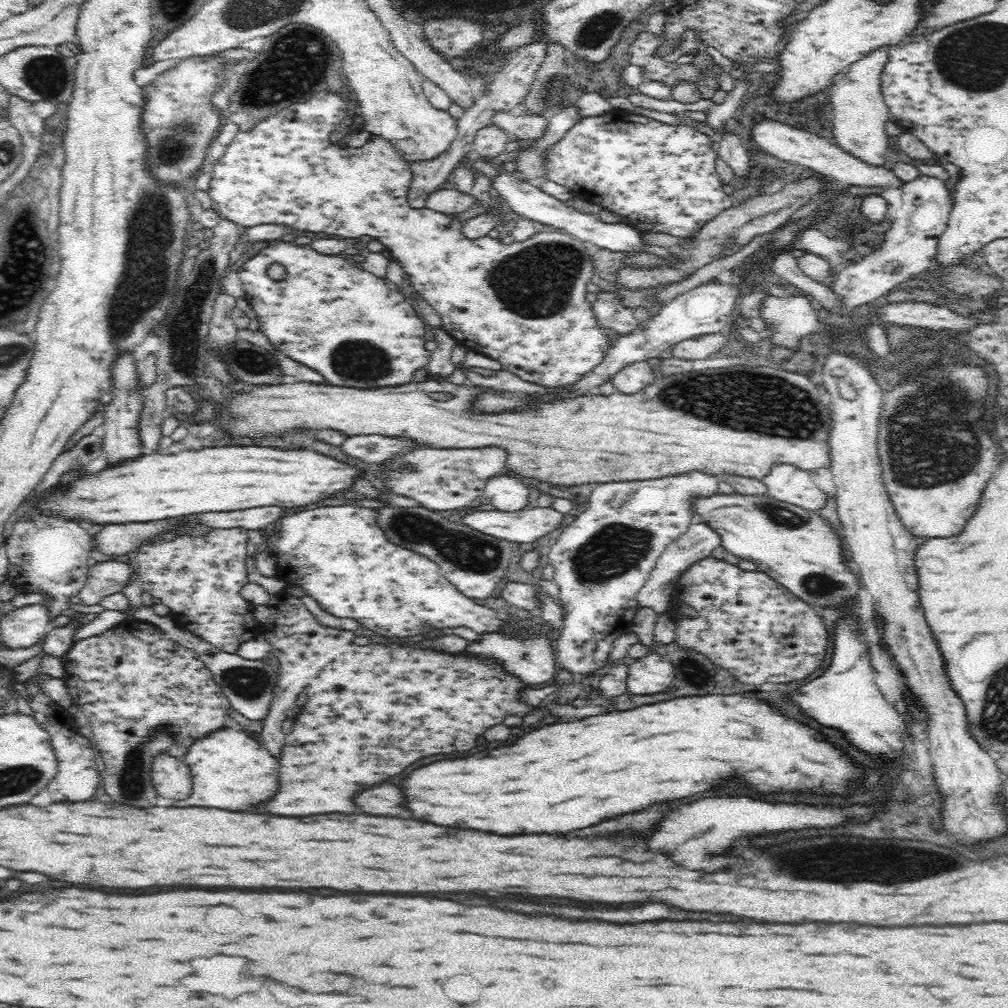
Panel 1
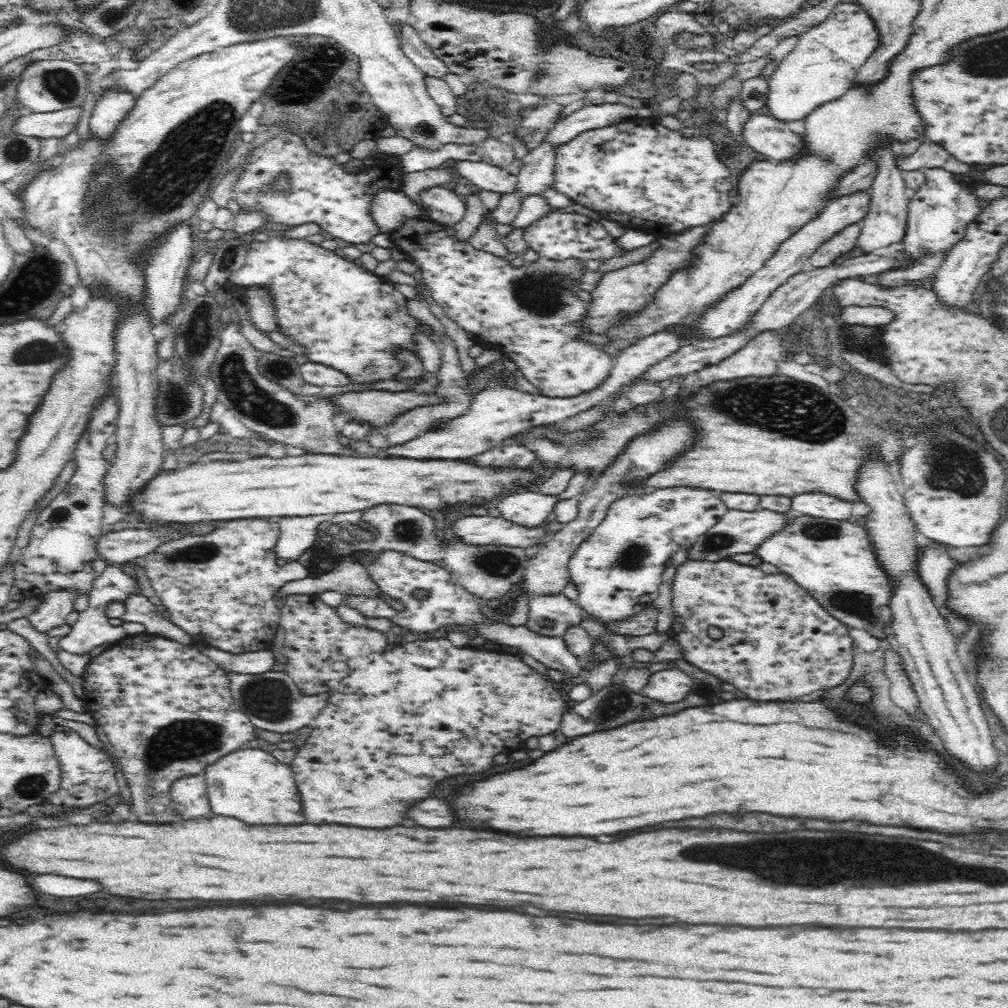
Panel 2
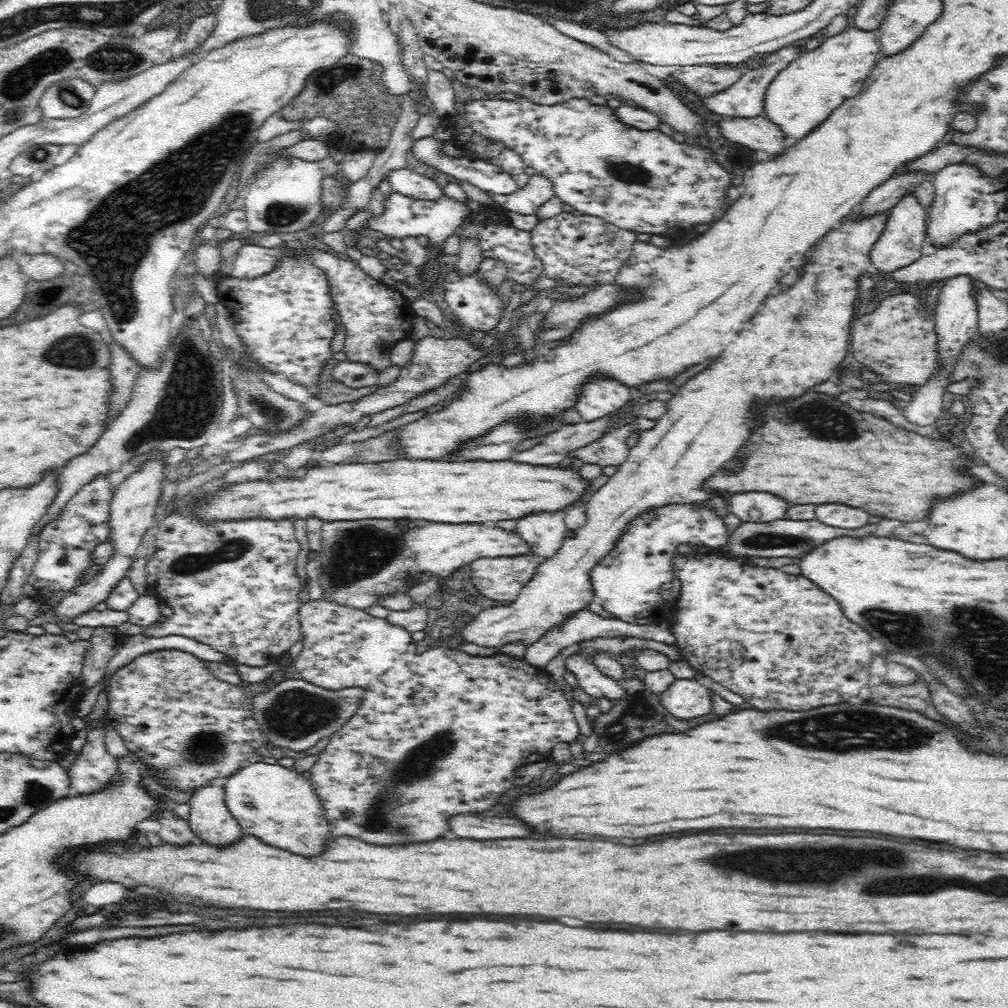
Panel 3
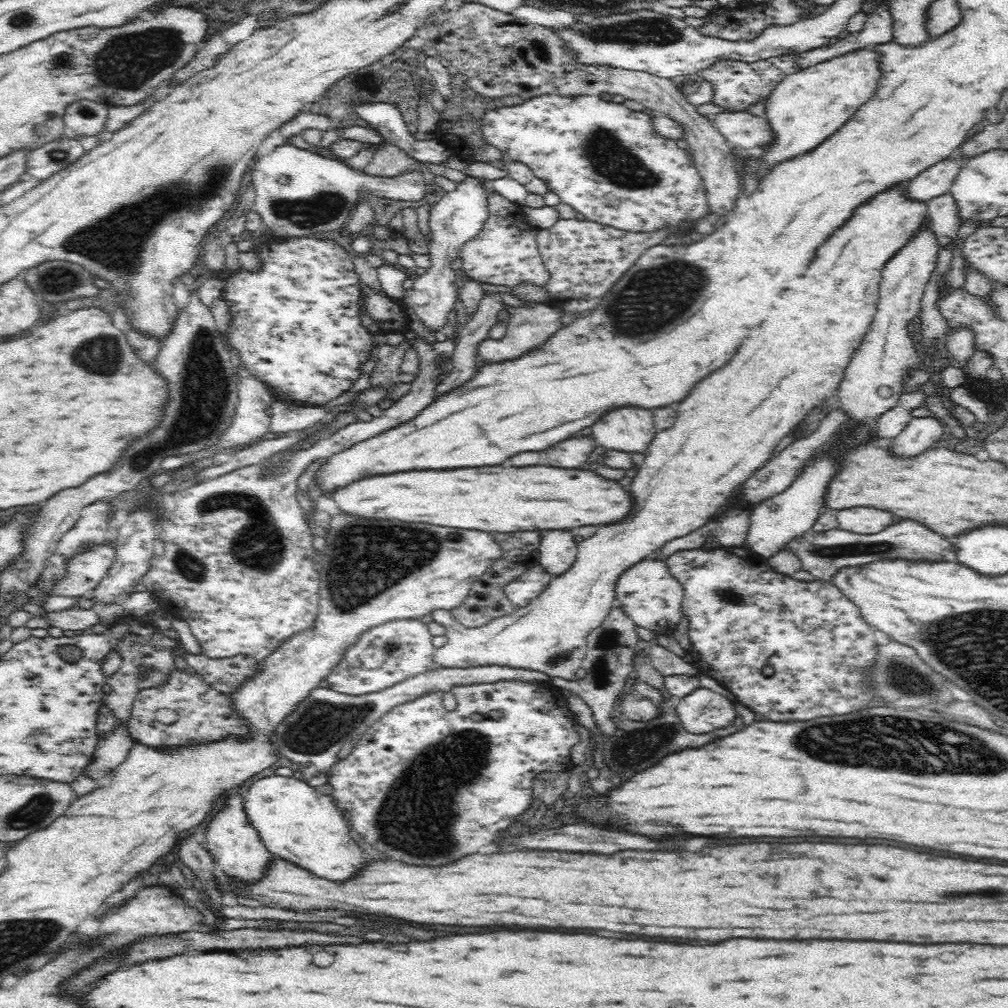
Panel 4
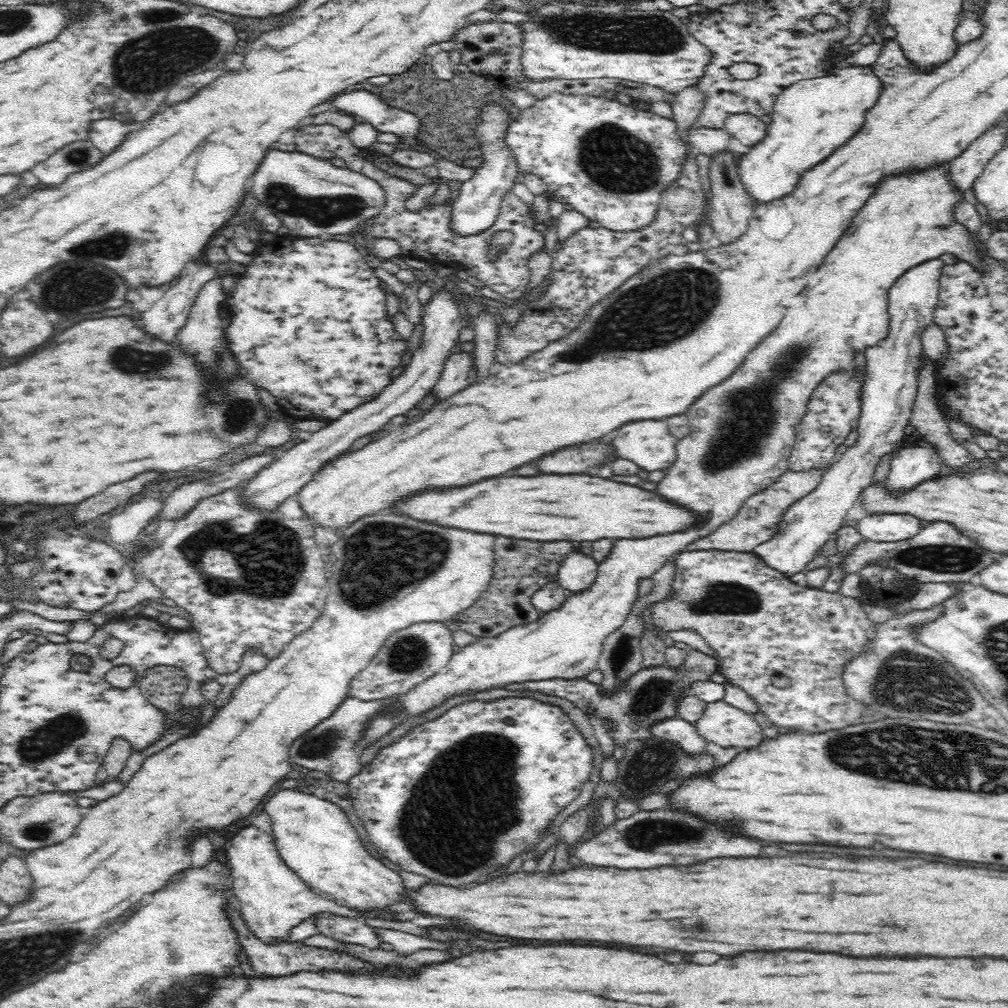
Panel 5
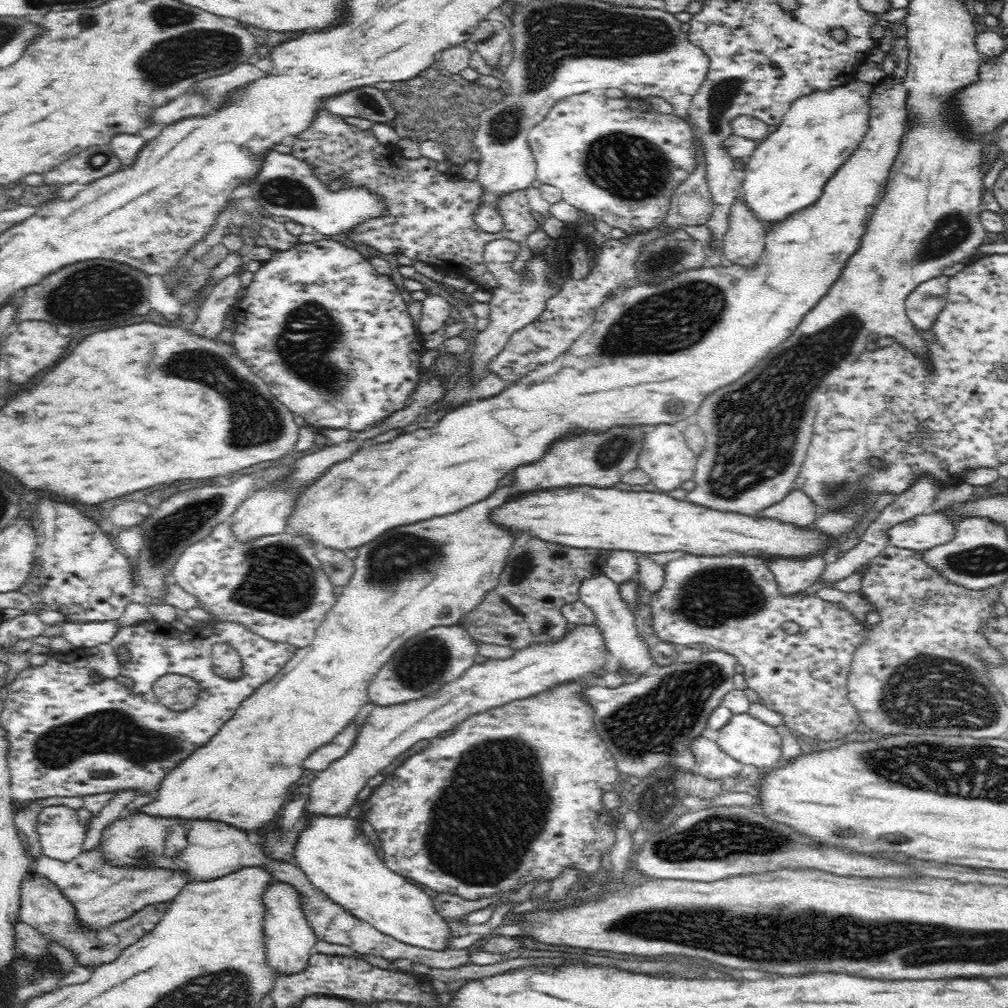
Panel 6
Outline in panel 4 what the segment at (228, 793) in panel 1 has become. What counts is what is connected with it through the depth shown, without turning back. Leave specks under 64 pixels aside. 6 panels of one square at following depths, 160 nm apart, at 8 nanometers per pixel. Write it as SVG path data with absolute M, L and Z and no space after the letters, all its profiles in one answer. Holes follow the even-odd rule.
M277 773L252 779L241 801L249 824L272 855L295 862L318 876L342 880L366 858L349 835L350 828L333 798L320 794L306 780Z

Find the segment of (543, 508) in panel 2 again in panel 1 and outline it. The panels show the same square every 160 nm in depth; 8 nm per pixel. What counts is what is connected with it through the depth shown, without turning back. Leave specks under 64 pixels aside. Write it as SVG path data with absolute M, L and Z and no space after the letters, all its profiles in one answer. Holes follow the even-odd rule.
M503 474L492 475L487 479L480 493L484 492L484 496L500 510L515 511L530 506L530 490L521 481Z

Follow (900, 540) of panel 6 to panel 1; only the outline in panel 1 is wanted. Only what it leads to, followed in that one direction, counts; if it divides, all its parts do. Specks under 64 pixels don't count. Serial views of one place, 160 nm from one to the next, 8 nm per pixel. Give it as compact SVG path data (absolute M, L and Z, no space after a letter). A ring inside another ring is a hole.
M772 464L768 474L763 477L761 482L767 494L782 502L808 511L820 510L826 506L827 495L814 483L810 471L788 464Z

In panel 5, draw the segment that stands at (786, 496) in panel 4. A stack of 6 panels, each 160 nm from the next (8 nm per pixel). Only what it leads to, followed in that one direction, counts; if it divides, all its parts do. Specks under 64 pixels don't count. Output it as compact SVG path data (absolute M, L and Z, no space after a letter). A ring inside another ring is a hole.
M940 258L920 262L902 271L888 287L886 334L875 345L863 350L864 366L861 367L861 385L857 390L859 413L853 428L856 432L854 444L846 444L838 450L836 460L820 475L820 482L807 495L790 503L775 522L777 529L771 537L752 550L774 570L788 577L804 572L806 564L814 560L820 548L831 538L831 532L844 524L859 490L872 482L880 458L890 454L904 440L904 428L908 426L912 414L920 370L924 368L921 334L933 320L943 266Z

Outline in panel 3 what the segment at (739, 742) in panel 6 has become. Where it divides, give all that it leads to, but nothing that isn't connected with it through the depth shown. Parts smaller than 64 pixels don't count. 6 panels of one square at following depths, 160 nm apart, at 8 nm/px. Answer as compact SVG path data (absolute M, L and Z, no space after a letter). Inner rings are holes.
M675 678L660 693L664 708L678 718L692 718L706 714L712 704L710 690L696 679Z

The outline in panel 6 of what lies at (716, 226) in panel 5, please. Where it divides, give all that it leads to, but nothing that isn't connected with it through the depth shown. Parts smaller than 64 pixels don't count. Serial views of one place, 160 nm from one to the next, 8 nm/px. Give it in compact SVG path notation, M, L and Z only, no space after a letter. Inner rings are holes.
M736 197L733 200L727 214L727 227L721 238L722 253L729 261L734 260L734 262L742 262L742 264L754 262L756 260L756 254L760 254L760 250L764 246L766 222L756 217L756 213L746 205L742 197Z

